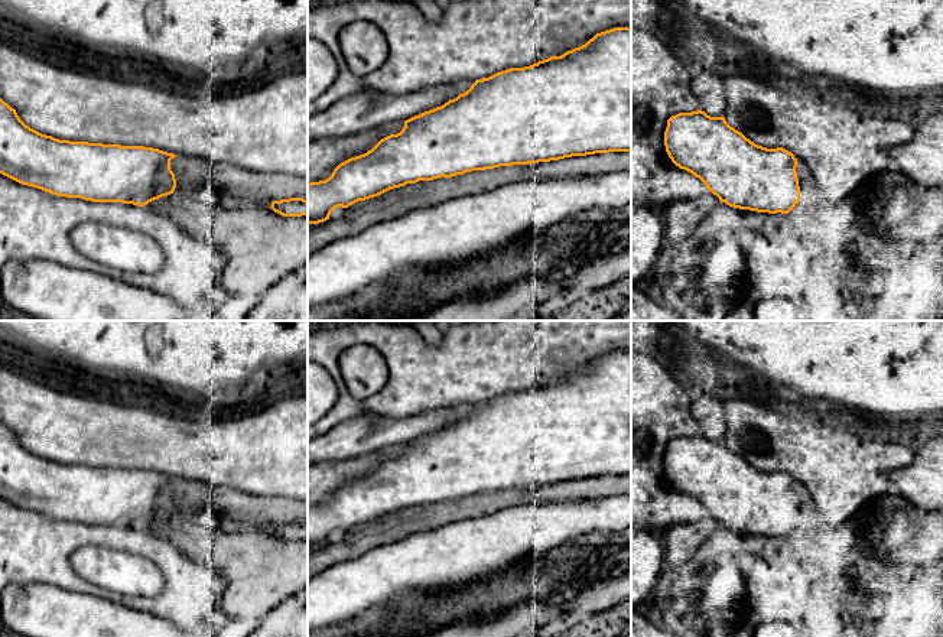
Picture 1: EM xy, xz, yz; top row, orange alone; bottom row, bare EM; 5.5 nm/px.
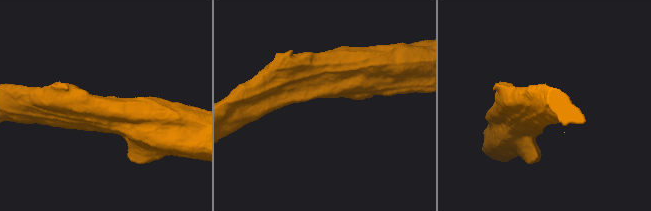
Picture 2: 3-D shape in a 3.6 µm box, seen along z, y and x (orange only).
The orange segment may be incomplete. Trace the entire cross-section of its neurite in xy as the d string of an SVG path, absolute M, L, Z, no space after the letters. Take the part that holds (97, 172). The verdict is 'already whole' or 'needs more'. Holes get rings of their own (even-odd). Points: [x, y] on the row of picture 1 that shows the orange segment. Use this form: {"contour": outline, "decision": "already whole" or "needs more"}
{"contour": "M0 98L0 173L56 196L92 202L123 202L144 207L173 194L170 160L176 157L153 147L59 140L26 126L16 110Z", "decision": "already whole"}

